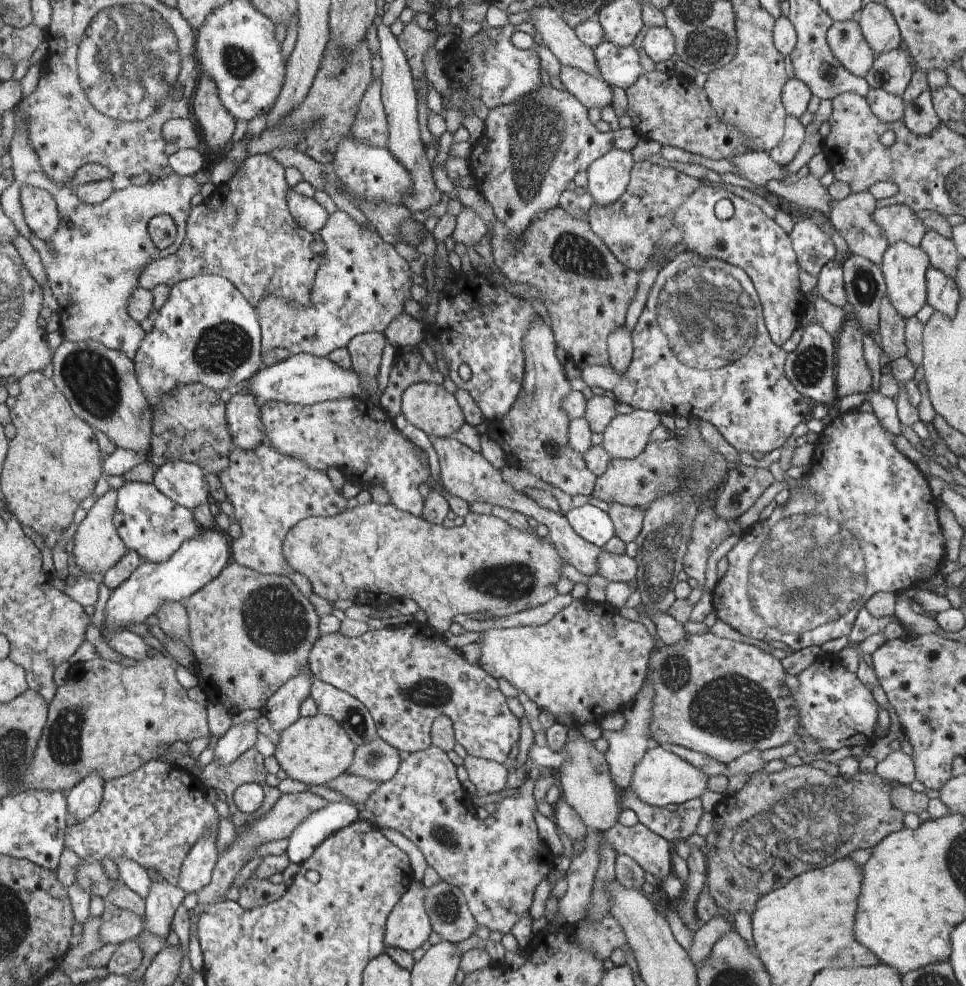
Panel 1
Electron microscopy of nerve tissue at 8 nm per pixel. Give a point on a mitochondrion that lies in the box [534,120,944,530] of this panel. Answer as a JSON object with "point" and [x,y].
{"point":[703,318]}

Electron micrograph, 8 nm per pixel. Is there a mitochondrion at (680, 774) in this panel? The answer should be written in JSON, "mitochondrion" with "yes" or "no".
{"mitochondrion":"no"}

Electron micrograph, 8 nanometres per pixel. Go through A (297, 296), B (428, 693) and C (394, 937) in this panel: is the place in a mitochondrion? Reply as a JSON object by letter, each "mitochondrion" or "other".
{"A":"mitochondrion","B":"mitochondrion","C":"other"}

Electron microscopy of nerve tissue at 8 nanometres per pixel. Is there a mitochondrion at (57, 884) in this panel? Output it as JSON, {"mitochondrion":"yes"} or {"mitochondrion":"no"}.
{"mitochondrion":"no"}

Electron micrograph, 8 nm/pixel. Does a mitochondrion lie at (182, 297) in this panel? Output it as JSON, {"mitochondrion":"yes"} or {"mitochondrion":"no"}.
{"mitochondrion":"no"}

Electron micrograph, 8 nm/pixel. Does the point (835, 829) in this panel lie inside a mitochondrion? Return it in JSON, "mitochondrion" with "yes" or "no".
{"mitochondrion":"yes"}

